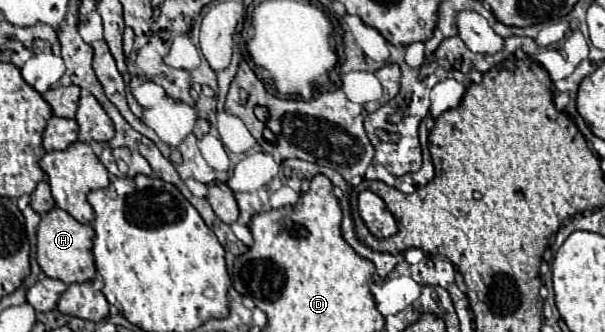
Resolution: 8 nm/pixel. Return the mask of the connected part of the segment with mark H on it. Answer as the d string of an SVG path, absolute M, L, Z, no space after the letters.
M61 208L49 210L37 228L37 264L41 270L55 280L65 284L75 282L89 282L95 276L95 262L93 262L93 228L89 224L77 222Z

